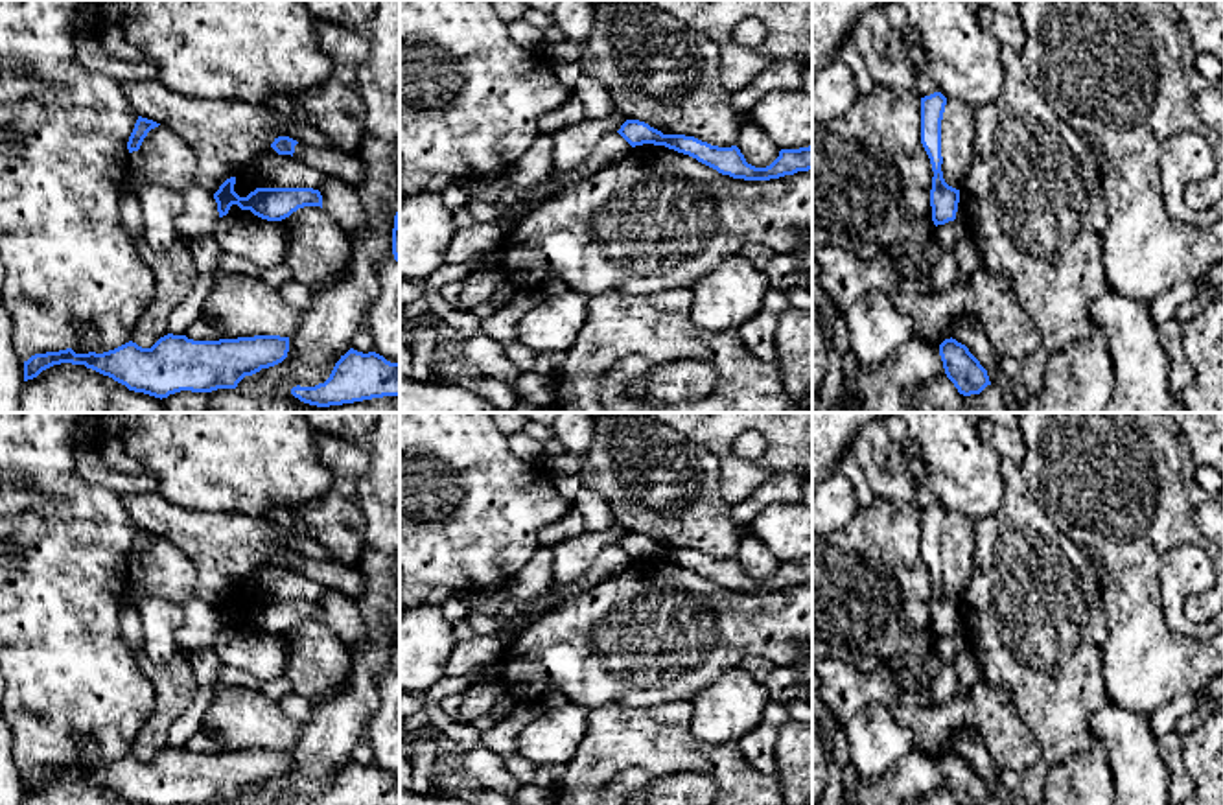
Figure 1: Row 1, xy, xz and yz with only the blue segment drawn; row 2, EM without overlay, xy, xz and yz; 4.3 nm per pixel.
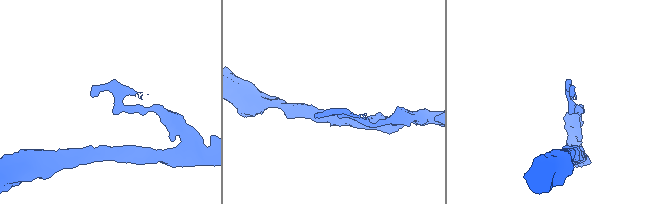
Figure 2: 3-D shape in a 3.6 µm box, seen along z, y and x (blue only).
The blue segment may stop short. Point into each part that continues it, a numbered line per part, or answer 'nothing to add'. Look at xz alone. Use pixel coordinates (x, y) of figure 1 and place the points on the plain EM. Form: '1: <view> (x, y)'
nothing to add

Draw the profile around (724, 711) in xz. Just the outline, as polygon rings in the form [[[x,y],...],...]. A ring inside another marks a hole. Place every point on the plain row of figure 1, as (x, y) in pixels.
[[[740,667],[729,669],[691,700],[691,733],[704,744],[739,744],[748,731],[763,724],[770,700],[764,683]]]

